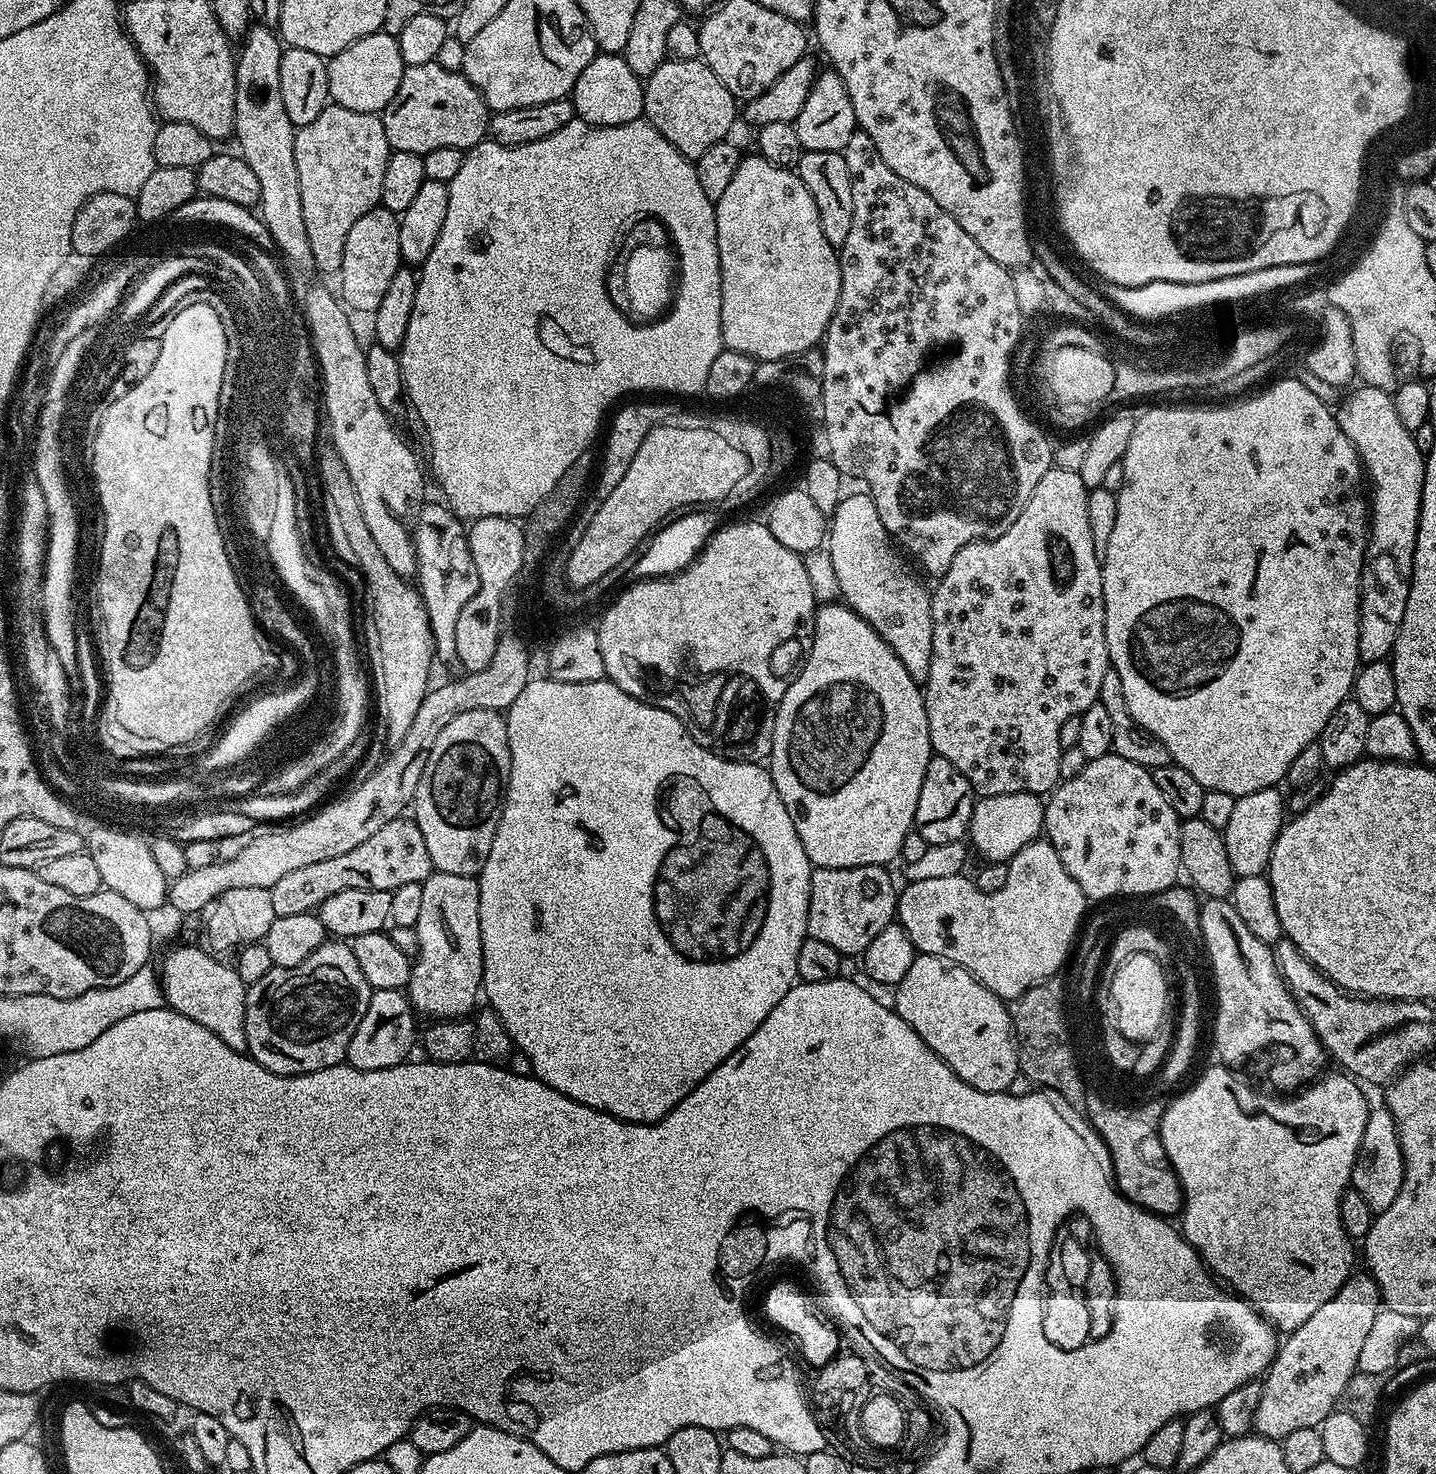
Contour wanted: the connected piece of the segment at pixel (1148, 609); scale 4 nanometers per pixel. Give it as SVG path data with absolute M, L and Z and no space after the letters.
M1296 378L1280 380L1277 384L1269 386L1265 392L1257 396L1245 395L1235 402L1224 402L1217 408L1152 408L1149 412L1139 413L1136 416L1134 434L1130 434L1130 446L1126 446L1123 464L1125 478L1119 492L1116 493L1118 502L1118 518L1114 518L1114 531L1110 533L1110 542L1106 542L1106 558L1102 561L1100 573L1102 574L1102 594L1104 595L1104 609L1106 610L1106 646L1108 647L1108 663L1111 671L1118 674L1122 681L1122 694L1126 698L1126 706L1138 722L1162 746L1166 746L1171 763L1182 766L1182 770L1190 770L1194 778L1206 790L1226 790L1226 794L1242 797L1254 794L1254 790L1275 788L1287 777L1290 762L1306 750L1306 746L1317 743L1322 734L1322 726L1330 719L1330 714L1338 710L1338 706L1349 699L1352 694L1352 683L1356 680L1356 673L1362 667L1360 651L1358 650L1358 634L1360 633L1360 589L1364 582L1364 551L1368 548L1370 535L1370 504L1366 499L1366 473L1360 462L1360 455L1356 452L1342 434L1338 426L1333 409L1324 405L1318 398L1299 383Z

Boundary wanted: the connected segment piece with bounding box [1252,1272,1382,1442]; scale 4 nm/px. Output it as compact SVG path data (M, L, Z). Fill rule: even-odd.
M1354 1272L1334 1298L1323 1303L1298 1330L1283 1339L1262 1382L1262 1397L1252 1424L1257 1435L1282 1442L1291 1431L1319 1427L1335 1411L1346 1384L1357 1372L1360 1351L1381 1306L1380 1288L1376 1280L1369 1273Z

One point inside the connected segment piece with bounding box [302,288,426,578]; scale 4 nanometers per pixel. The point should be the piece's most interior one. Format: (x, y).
(384, 472)

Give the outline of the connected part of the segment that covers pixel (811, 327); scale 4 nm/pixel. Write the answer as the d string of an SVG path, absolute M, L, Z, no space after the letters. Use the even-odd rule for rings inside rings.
M759 154L745 155L740 161L738 170L734 170L734 178L730 178L730 186L720 200L715 201L716 229L718 230L718 258L722 274L722 338L724 348L741 352L757 362L765 360L788 360L807 348L821 343L824 333L828 331L828 323L838 306L840 293L840 258L837 249L826 242L826 234L822 234L822 222L818 218L818 206L814 206L814 198L810 190L802 182L802 178L793 169L774 166L766 157Z

